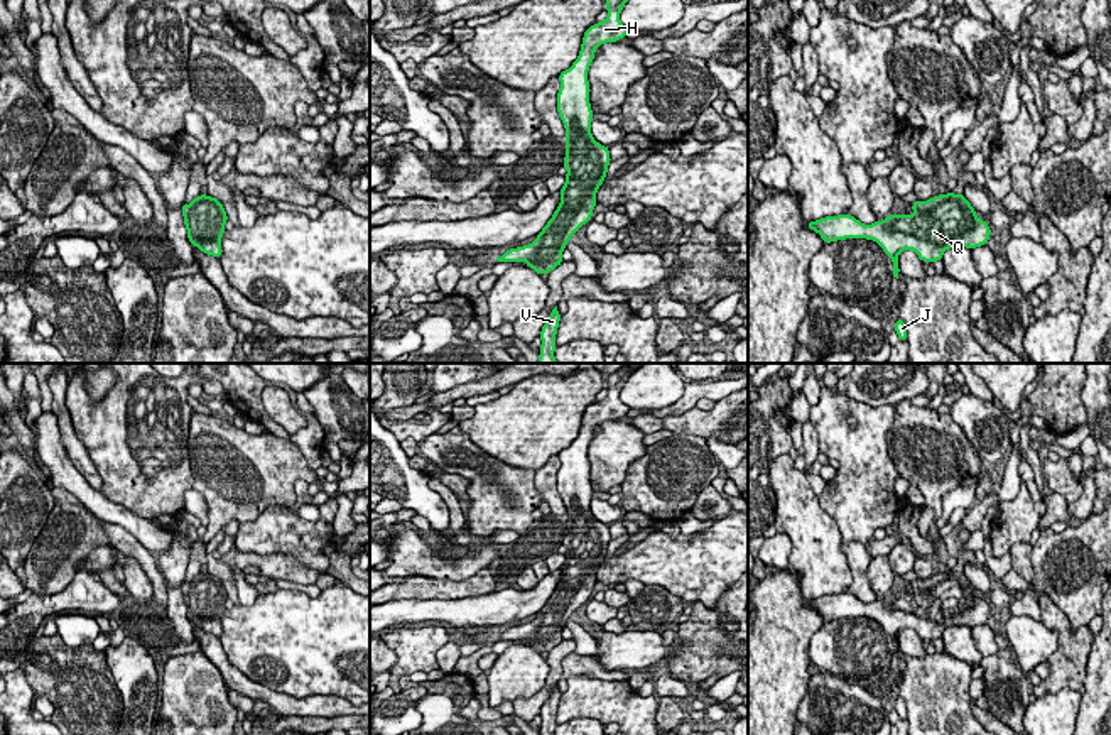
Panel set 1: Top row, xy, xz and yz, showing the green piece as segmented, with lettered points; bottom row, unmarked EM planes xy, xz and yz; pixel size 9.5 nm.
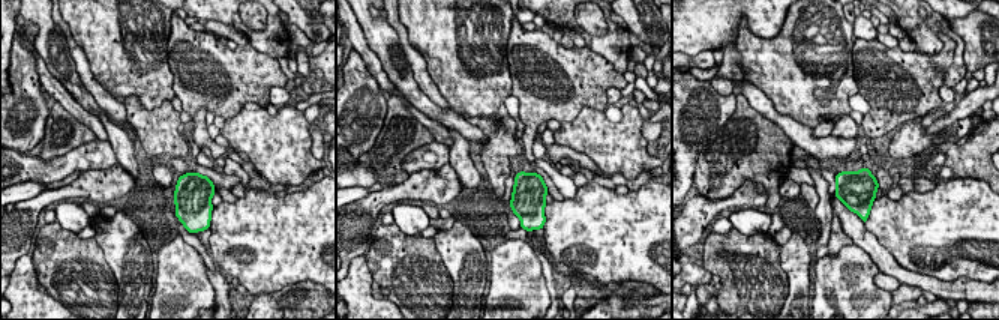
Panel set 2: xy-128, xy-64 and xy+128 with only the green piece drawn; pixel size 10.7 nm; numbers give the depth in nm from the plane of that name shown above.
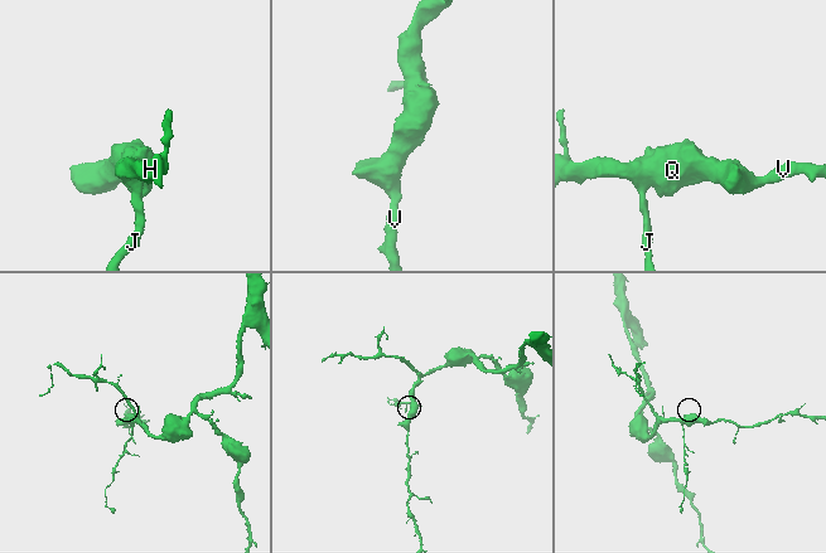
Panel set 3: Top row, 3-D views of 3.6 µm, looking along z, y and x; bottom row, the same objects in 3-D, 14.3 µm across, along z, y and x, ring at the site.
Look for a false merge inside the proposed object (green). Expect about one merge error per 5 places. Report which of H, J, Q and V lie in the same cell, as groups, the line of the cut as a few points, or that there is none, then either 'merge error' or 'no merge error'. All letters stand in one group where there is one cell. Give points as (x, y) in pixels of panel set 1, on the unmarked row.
groups H J Q V; cut none; no merge error

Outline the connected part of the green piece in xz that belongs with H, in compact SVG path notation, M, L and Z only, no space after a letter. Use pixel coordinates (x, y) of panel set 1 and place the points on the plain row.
M630 363L604 377L608 395L586 407L577 438L557 456L557 490L566 507L566 561L561 566L561 581L552 596L528 623L507 629L498 640L527 640L539 654L561 644L562 629L571 615L593 596L596 571L604 561L611 541L610 527L593 517L593 488L589 482L588 449L601 422L618 421L630 411L620 400L628 377L640 367Z

